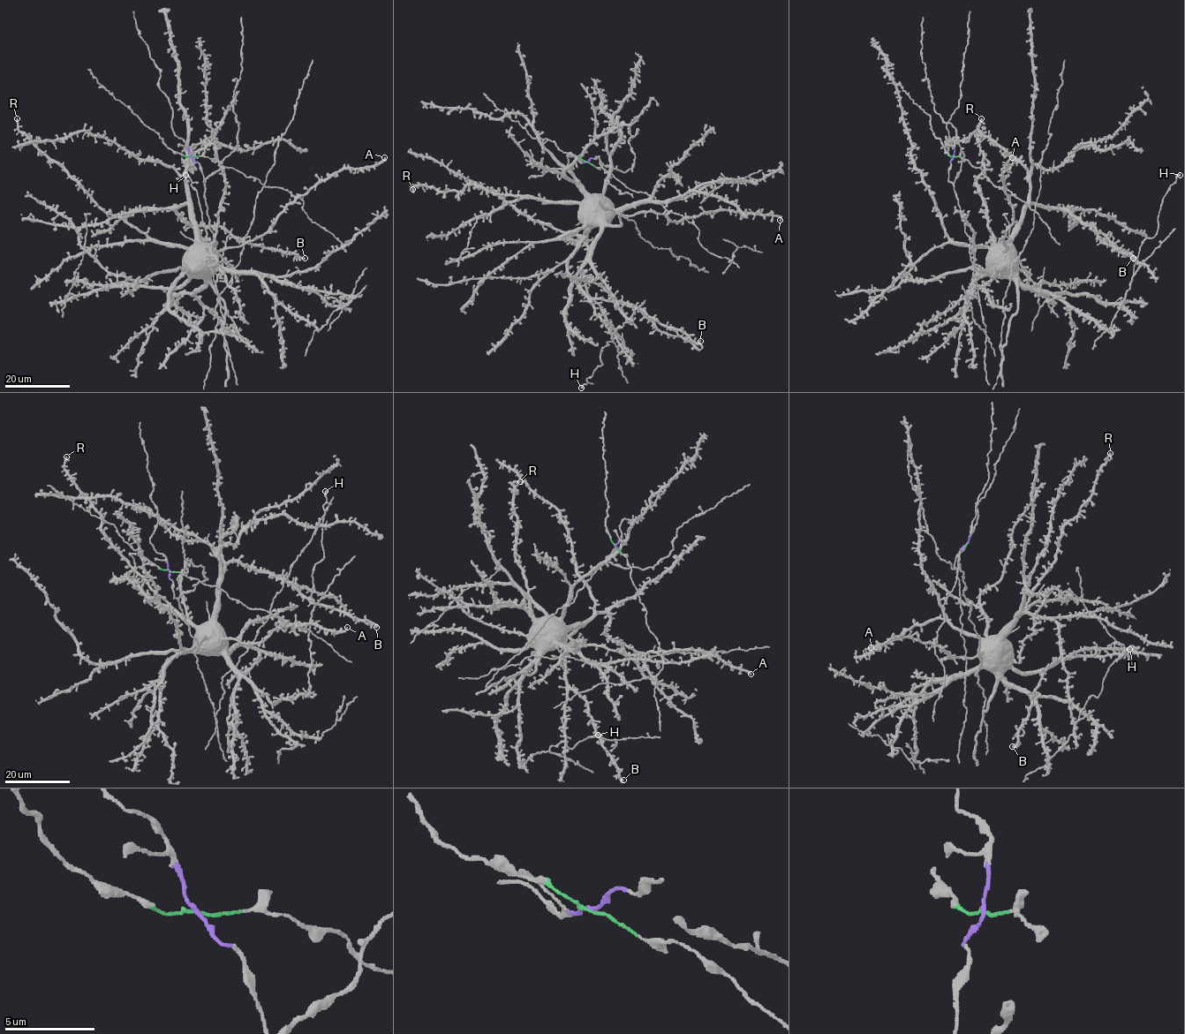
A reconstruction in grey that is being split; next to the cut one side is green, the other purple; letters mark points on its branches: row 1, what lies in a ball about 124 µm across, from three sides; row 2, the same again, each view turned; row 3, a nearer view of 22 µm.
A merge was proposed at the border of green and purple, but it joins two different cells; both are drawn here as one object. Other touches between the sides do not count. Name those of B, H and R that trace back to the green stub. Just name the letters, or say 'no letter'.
no letter

